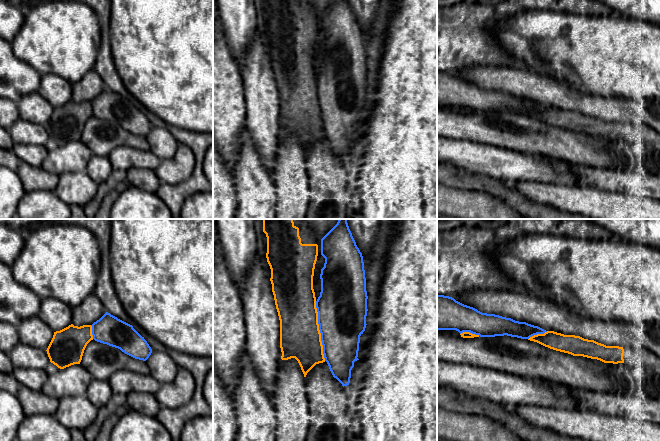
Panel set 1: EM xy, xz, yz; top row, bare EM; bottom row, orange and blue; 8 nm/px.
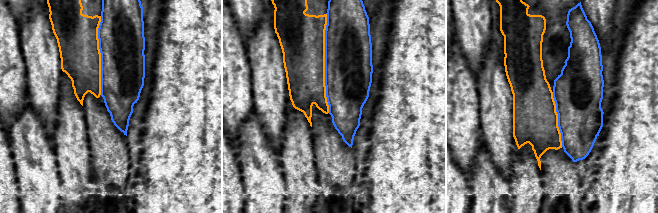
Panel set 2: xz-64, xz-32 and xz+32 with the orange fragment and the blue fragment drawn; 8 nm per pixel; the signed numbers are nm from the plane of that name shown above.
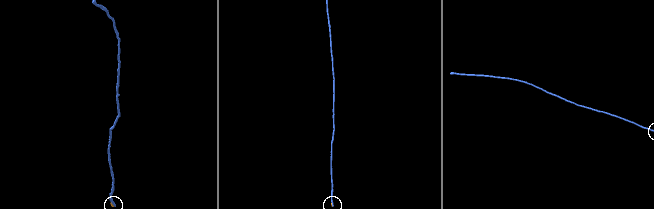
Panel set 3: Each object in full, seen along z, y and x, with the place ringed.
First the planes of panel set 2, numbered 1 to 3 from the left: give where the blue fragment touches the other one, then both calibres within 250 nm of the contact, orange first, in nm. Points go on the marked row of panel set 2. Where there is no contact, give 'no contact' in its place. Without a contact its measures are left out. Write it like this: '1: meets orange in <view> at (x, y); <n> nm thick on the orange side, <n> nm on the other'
1: meets orange in xz-64 at (100, 55); 340 nm thick on the orange side, 360 nm on the other
2: meets orange in xz-32 at (324, 63); 360 nm thick on the orange side, 380 nm on the other
3: meets orange in xz+32 at (557, 119); 360 nm thick on the orange side, 380 nm on the other

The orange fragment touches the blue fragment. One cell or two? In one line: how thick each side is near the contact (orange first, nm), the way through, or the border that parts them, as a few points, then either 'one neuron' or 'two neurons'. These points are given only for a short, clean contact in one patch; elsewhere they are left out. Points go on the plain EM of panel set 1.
calibres 340 and 400 nm; two neurons

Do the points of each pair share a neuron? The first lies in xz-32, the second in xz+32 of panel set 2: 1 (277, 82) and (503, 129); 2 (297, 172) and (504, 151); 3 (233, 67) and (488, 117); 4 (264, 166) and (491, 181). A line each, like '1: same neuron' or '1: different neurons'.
1: same neuron
2: different neurons
3: different neurons
4: same neuron

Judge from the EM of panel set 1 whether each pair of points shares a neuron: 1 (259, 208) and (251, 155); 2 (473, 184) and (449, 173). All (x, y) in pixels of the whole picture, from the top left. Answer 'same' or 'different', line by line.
1: same
2: same

